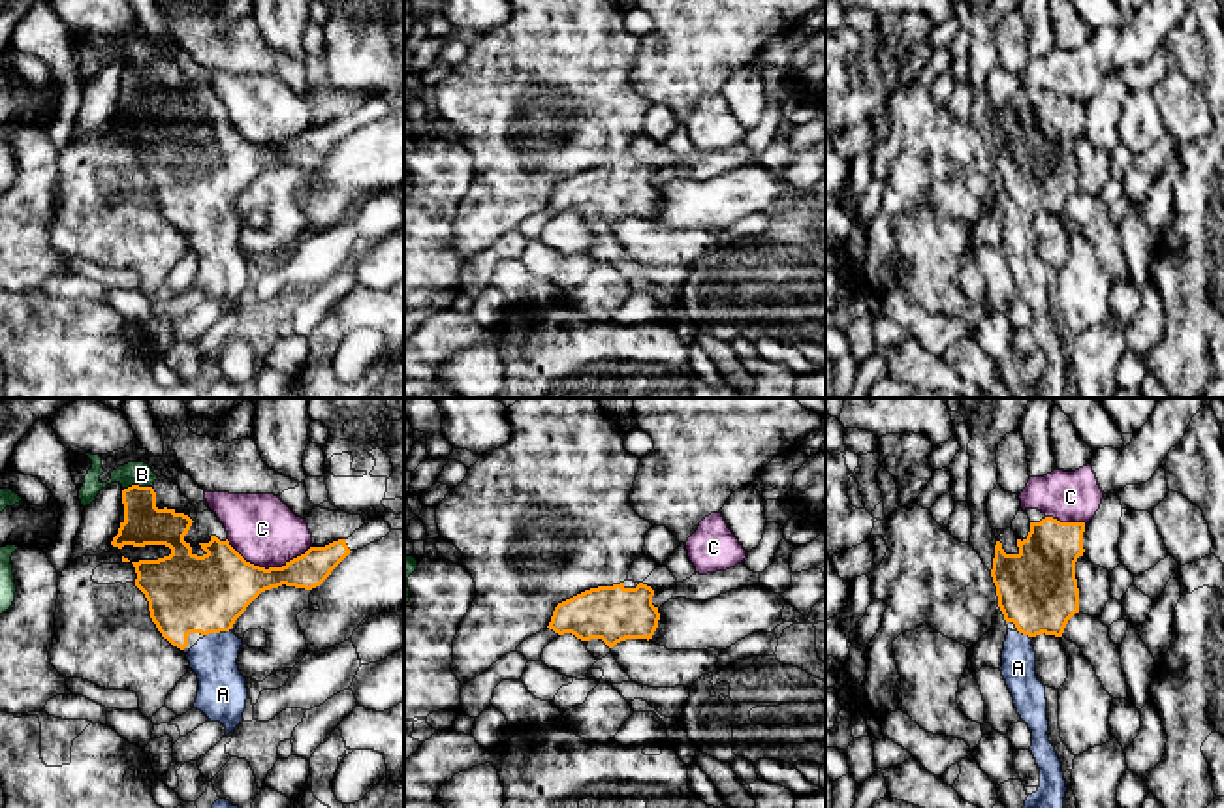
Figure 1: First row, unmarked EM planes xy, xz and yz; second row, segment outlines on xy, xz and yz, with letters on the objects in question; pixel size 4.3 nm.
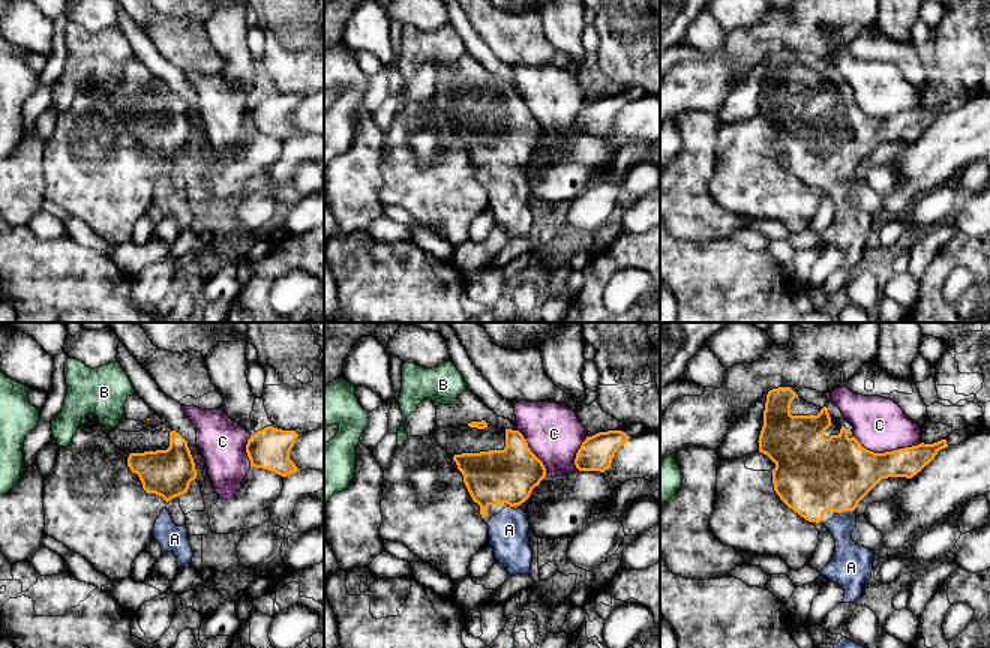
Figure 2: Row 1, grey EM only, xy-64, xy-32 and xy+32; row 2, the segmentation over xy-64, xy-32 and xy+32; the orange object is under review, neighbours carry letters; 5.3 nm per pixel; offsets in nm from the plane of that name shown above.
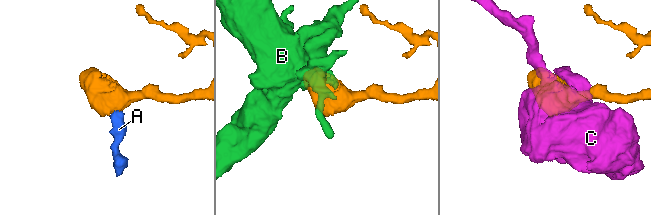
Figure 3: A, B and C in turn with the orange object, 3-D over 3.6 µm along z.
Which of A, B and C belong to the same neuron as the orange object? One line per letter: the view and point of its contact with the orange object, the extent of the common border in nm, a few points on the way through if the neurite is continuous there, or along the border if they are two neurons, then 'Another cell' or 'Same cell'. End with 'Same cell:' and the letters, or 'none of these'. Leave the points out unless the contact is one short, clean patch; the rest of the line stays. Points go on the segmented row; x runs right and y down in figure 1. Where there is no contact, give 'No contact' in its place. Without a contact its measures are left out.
A: Touches orange at xy (211, 632). Shared border 70 nm. Path across: xy (187, 594), (209, 617), (211, 632), (215, 666), (222, 688). Same cell
B: Touches orange at xy (138, 485). Shared border 120 nm. Boundary: xy (151, 485), (128, 485), (125, 489). Another cell
C: Touches orange at xy (269, 568). Shared border 360 nm. Another cell
Same cell: A

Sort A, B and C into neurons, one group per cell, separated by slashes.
A / B / C

